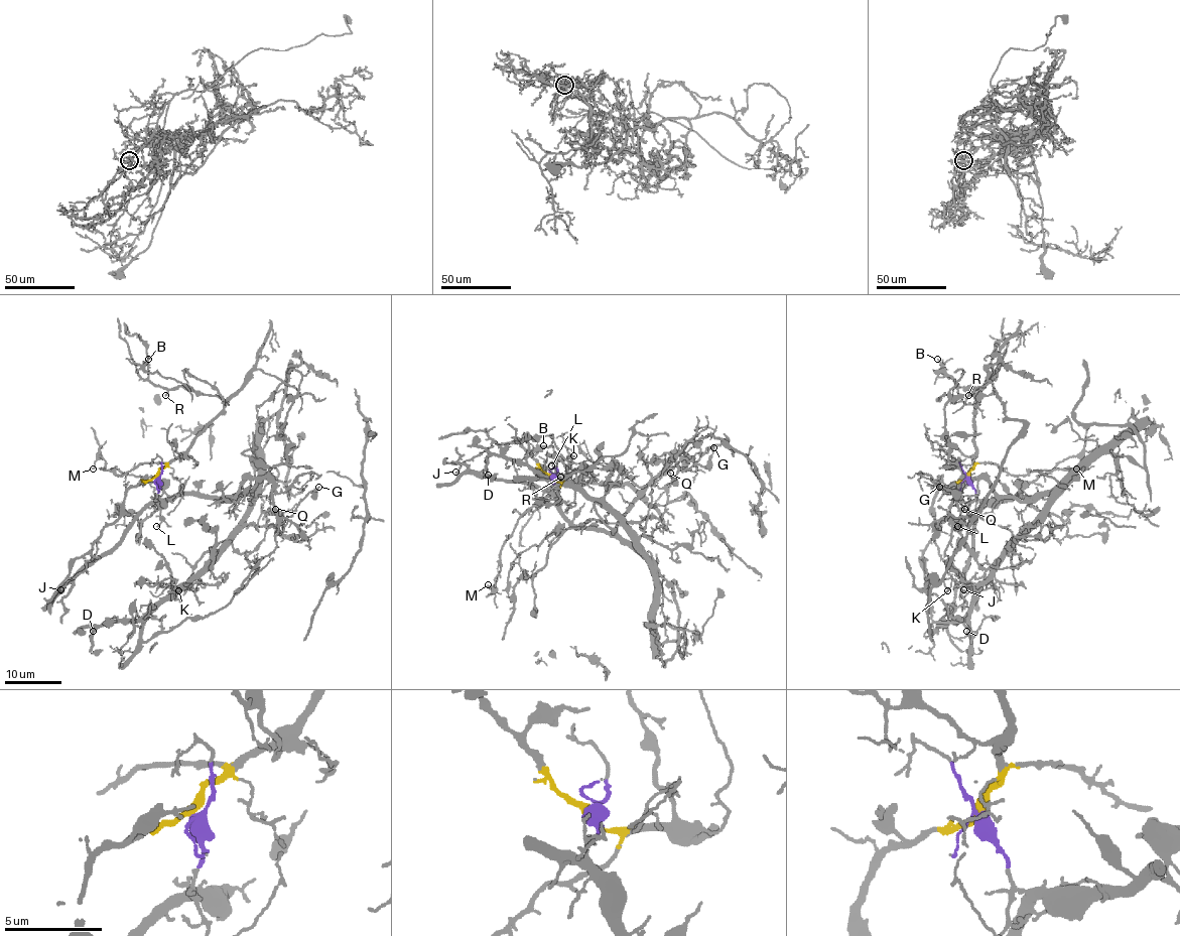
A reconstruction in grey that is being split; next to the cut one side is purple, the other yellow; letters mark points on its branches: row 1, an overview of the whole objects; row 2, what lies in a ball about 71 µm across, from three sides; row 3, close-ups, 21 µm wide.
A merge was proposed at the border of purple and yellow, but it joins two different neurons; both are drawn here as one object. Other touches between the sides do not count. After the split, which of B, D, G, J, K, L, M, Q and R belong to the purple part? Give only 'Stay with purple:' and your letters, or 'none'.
Stay with purple: D, G, K, L, Q

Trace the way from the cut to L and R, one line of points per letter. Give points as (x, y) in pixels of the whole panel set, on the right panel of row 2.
L: (968, 477), (968, 484), (976, 497), (975, 510), (957, 527)
R: (968, 477), (974, 469), (976, 395), (969, 390), (972, 387), (975, 390), (968, 395)

